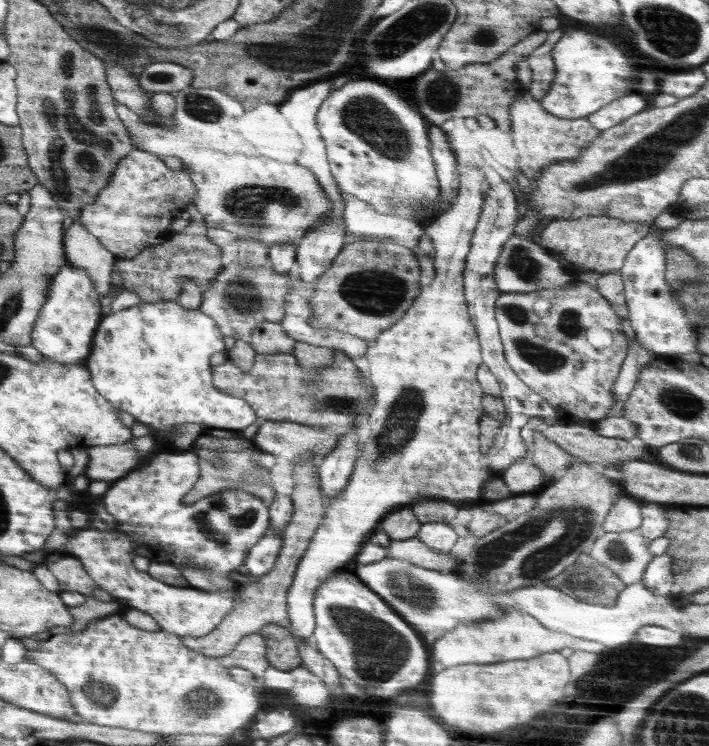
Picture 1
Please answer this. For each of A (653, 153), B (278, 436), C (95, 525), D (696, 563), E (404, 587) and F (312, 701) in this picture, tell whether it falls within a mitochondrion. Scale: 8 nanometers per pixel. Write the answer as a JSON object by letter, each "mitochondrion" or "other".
{"A":"mitochondrion","B":"mitochondrion","C":"other","D":"mitochondrion","E":"mitochondrion","F":"other"}

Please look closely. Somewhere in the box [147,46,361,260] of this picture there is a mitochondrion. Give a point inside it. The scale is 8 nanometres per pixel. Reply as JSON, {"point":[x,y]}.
{"point":[247,206]}

